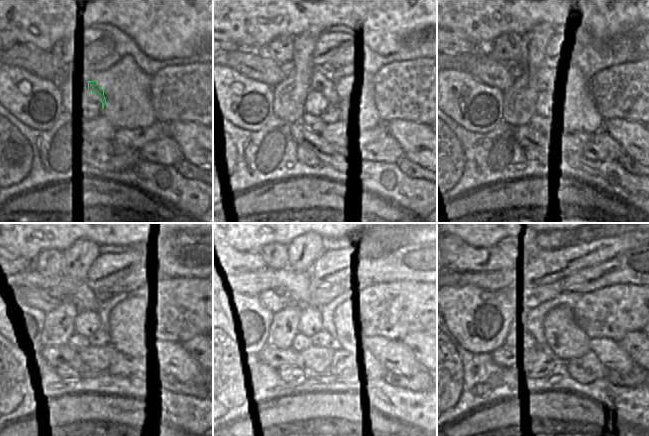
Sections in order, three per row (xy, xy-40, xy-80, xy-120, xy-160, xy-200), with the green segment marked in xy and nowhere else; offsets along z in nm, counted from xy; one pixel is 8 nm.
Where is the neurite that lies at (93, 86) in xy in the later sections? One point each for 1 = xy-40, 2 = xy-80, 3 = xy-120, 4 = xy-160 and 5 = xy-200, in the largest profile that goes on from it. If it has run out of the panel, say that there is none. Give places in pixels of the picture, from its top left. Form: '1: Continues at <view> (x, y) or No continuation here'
1: Continues at xy-40 (319, 81)
2: Continues at xy-80 (541, 78)
3: Continues at xy-120 (64, 287)
4: Continues at xy-160 (298, 285)
5: Continues at xy-200 (510, 278)

